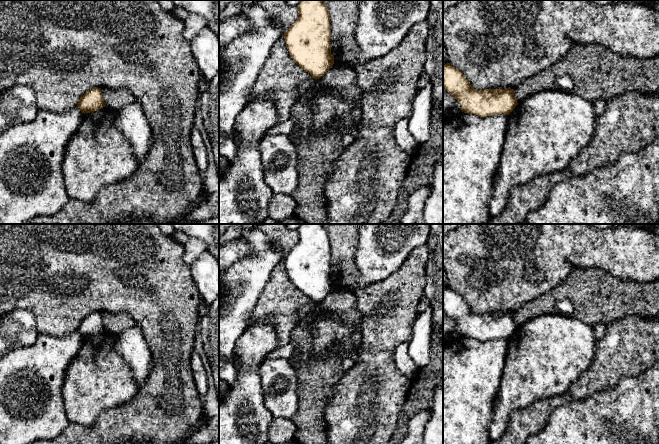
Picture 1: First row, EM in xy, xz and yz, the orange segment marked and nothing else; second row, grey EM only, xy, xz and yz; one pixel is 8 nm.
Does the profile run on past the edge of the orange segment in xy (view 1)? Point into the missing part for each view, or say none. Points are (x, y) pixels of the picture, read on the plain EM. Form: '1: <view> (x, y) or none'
1: none

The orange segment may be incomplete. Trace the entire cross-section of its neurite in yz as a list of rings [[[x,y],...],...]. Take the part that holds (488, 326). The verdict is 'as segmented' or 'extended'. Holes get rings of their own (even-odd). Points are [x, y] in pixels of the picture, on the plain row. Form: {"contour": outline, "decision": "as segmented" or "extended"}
{"contour": [[[448,286],[443,290],[443,311],[461,328],[462,336],[480,341],[509,339],[518,329],[514,313],[474,313],[461,295]]], "decision": "as segmented"}

